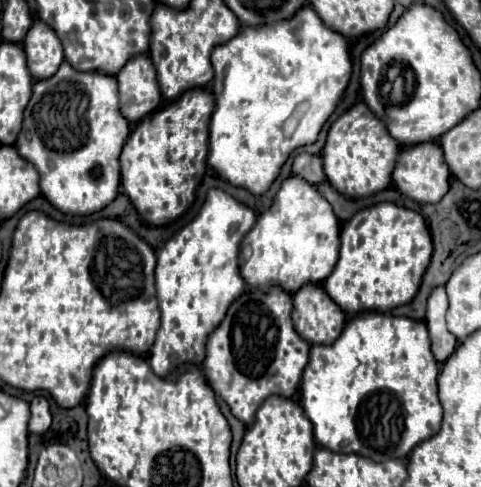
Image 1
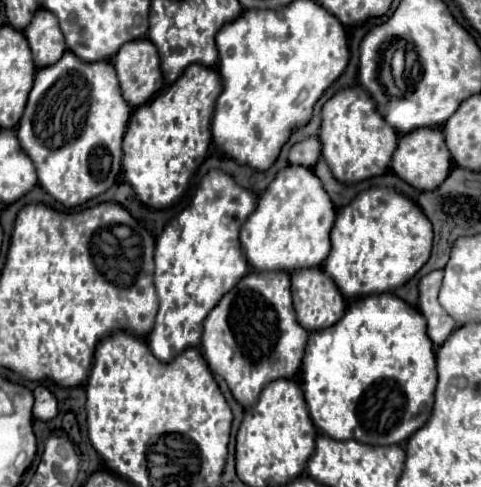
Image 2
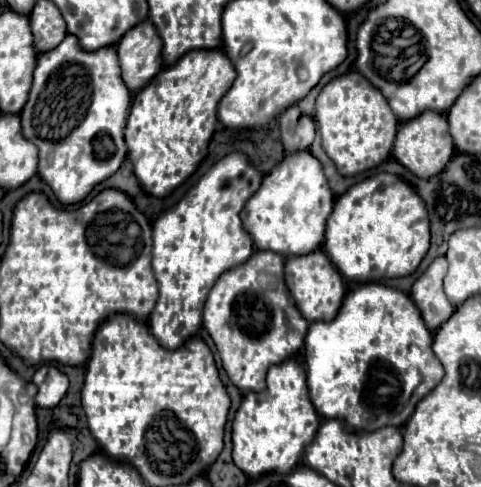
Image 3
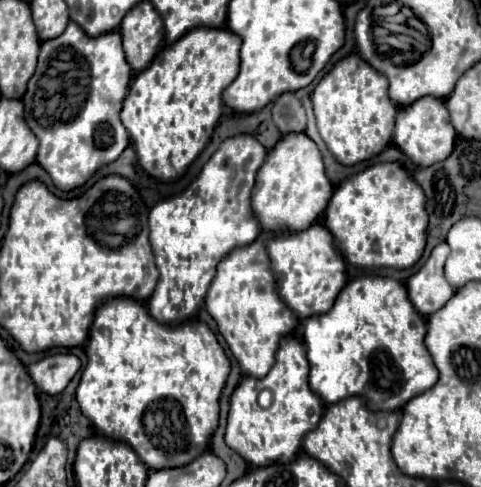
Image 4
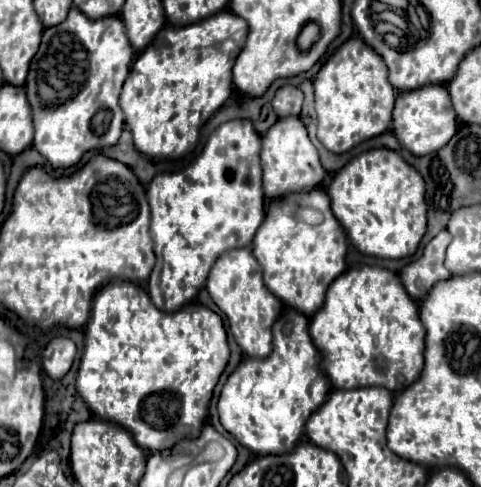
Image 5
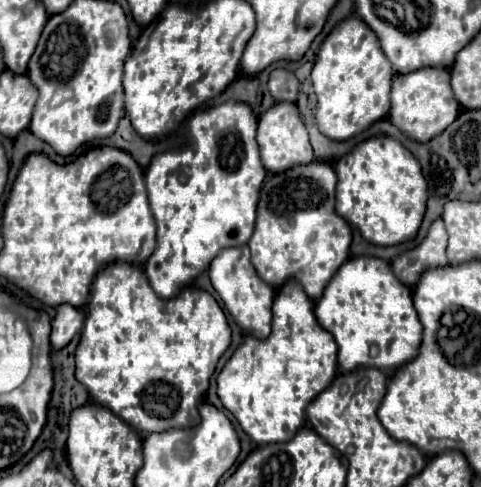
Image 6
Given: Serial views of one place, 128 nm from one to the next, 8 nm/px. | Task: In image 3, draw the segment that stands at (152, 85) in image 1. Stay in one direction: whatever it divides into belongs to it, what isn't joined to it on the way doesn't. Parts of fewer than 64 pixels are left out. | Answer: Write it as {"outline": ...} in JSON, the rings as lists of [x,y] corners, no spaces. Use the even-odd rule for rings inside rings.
{"outline":[[[150,20],[130,28],[118,42],[122,78],[130,90],[146,86],[162,68],[162,40]]]}

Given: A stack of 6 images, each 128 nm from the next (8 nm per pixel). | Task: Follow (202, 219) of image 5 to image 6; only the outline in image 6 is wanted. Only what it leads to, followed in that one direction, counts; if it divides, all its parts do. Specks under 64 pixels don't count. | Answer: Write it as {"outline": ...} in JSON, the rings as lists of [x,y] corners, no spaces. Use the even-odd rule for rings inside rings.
{"outline":[[[222,102],[214,108],[194,112],[184,122],[184,146],[156,154],[146,168],[146,188],[152,214],[158,224],[156,248],[144,264],[150,286],[160,298],[172,298],[180,288],[208,268],[212,258],[228,246],[242,246],[250,240],[256,220],[256,204],[266,168],[260,164],[256,148],[256,116],[246,102]]]}

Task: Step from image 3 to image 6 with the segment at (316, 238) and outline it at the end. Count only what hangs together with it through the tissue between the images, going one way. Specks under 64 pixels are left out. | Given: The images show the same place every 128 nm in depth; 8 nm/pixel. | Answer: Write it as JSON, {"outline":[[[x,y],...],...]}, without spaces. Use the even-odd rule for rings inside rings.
{"outline":[[[274,102],[260,116],[260,120],[258,120],[258,146],[260,146],[262,164],[270,172],[282,172],[282,170],[292,168],[294,164],[306,164],[306,162],[314,160],[314,152],[312,152],[312,146],[310,146],[308,130],[306,130],[304,122],[298,116],[296,104]]]}

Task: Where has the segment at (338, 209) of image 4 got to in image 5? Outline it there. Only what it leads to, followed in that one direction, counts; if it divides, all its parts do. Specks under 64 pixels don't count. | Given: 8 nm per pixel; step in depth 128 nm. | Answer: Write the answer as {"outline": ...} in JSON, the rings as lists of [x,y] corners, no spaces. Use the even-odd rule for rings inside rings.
{"outline":[[[372,148],[354,156],[328,186],[332,212],[362,252],[378,258],[404,258],[416,252],[426,232],[424,180],[398,152]]]}

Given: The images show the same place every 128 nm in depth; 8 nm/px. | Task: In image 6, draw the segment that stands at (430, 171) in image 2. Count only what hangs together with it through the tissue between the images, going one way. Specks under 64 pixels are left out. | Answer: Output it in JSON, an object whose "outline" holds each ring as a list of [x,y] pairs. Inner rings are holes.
{"outline":[[[420,68],[420,72],[408,72],[408,76],[394,76],[390,100],[390,122],[418,142],[438,136],[460,112],[460,104],[450,88],[448,68]]]}

